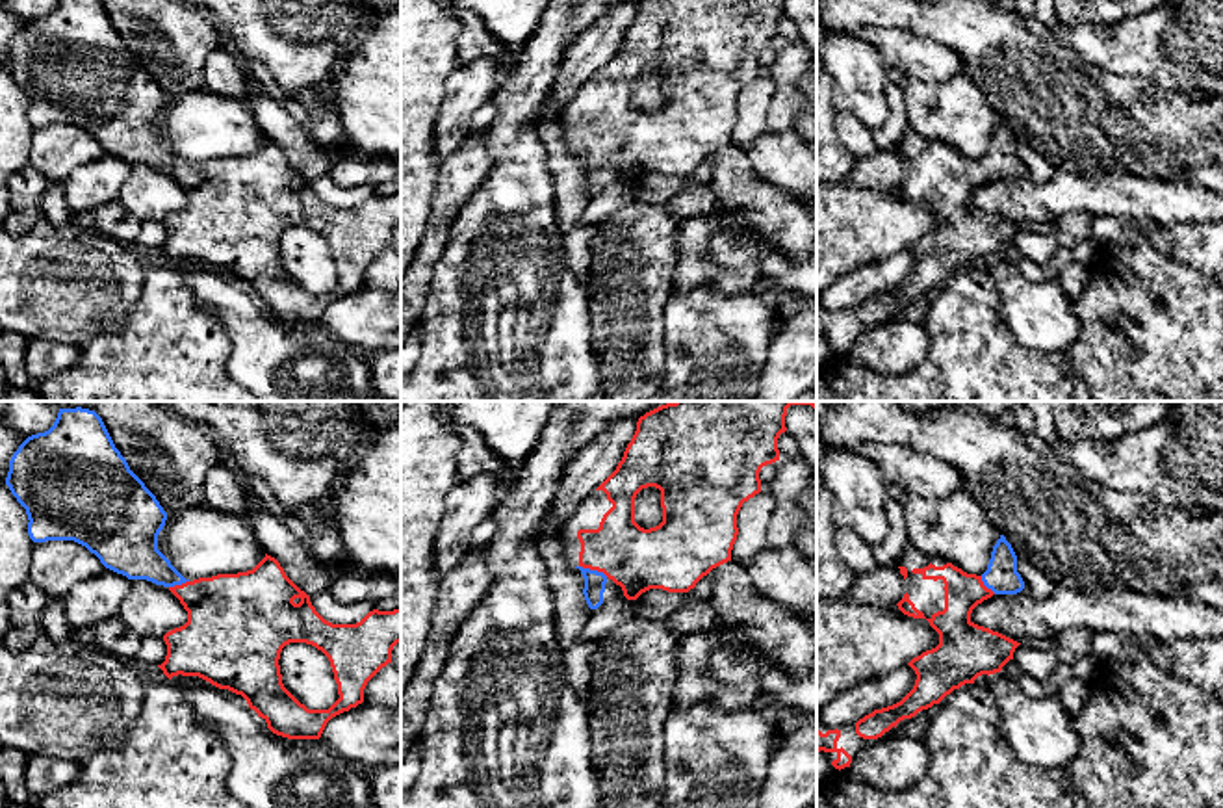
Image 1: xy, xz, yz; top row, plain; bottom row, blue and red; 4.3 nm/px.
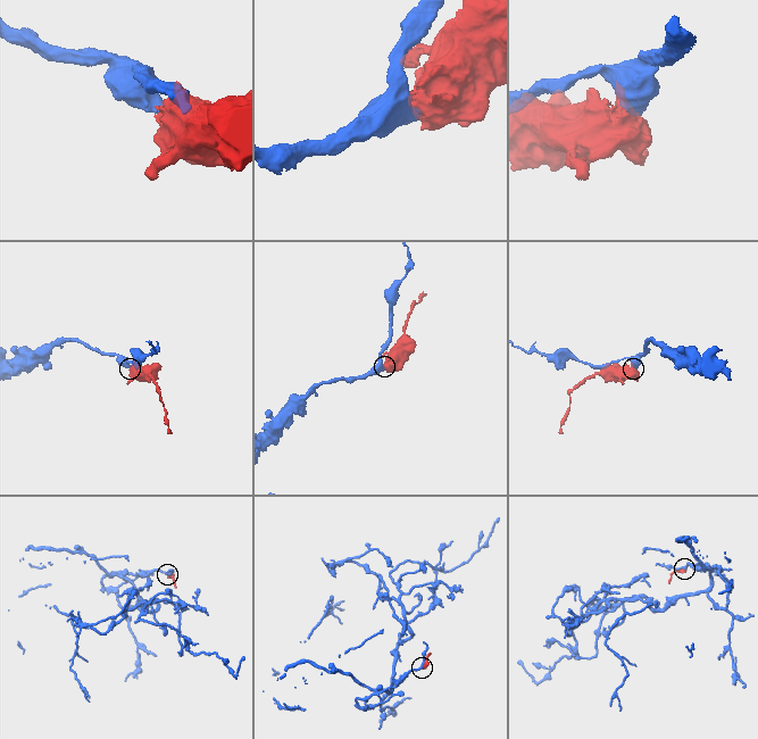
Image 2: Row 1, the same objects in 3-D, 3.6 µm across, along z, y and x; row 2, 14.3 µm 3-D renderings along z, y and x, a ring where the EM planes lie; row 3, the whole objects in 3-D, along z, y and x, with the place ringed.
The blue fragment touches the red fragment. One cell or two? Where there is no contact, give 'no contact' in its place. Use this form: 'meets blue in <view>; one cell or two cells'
meets blue in xz; one cell

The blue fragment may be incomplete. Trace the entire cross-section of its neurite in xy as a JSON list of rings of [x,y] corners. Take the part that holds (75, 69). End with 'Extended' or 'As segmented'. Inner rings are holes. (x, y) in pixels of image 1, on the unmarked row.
[[[58,0],[54,9],[28,20],[9,45],[6,69],[28,98],[28,119],[33,126],[74,124],[95,137],[100,147],[126,160],[147,163],[167,171],[187,195],[187,206],[163,219],[167,240],[158,249],[171,264],[173,260],[199,260],[219,273],[241,279],[249,292],[267,306],[267,312],[288,323],[319,323],[327,306],[364,286],[367,266],[388,247],[392,234],[401,227],[401,193],[369,195],[356,208],[332,208],[325,204],[284,156],[280,147],[267,139],[247,156],[217,158],[212,162],[186,163],[171,145],[158,134],[158,119],[165,110],[167,97],[145,67],[130,54],[126,43],[115,32],[100,0]],[[290,227],[306,227],[321,234],[332,251],[340,282],[328,293],[308,293],[282,267],[280,236]]]. Extended

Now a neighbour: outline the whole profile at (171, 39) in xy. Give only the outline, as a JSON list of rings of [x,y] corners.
[[[100,0],[130,54],[167,98],[206,89],[204,63],[225,45],[221,28],[182,0]]]

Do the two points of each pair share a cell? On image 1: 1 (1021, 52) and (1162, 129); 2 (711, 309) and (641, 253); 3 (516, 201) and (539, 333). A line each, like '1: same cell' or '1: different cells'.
1: same cell
2: different cells
3: same cell

